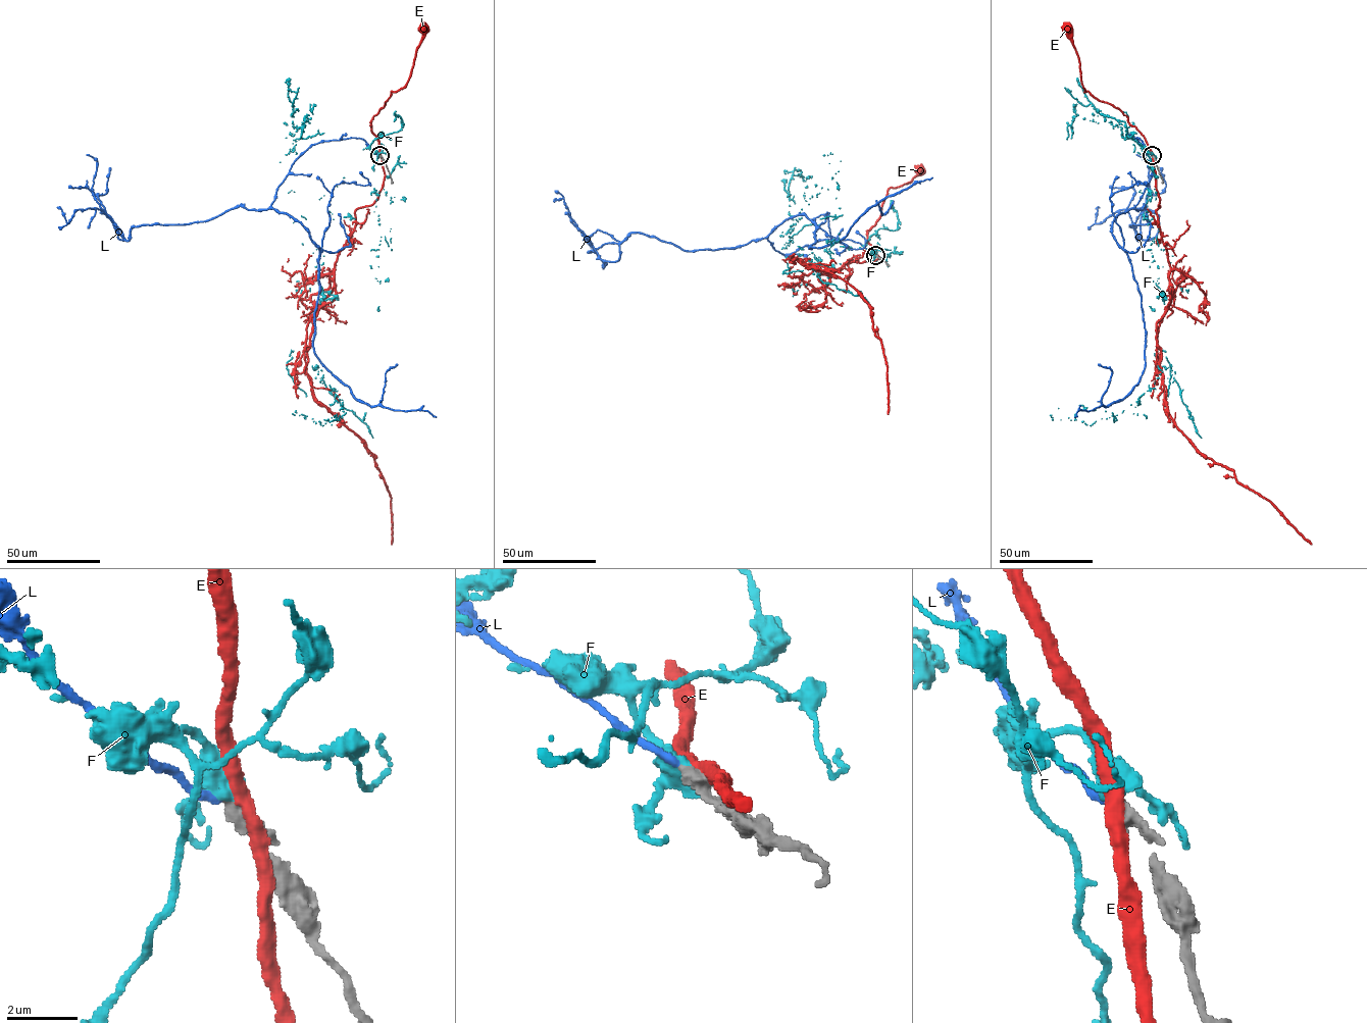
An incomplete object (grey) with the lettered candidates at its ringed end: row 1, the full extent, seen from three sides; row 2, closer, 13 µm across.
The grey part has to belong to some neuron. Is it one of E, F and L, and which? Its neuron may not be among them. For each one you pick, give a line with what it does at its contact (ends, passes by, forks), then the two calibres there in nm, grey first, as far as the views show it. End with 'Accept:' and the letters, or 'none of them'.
L: it ends there; 320 nm thick on the grey side, 200 nm on the other
Accept: L

